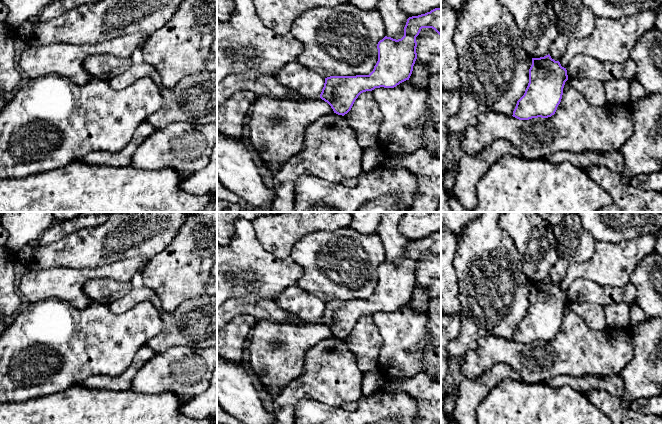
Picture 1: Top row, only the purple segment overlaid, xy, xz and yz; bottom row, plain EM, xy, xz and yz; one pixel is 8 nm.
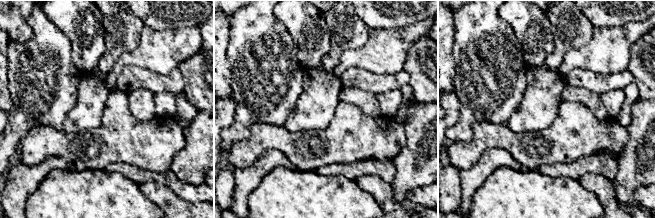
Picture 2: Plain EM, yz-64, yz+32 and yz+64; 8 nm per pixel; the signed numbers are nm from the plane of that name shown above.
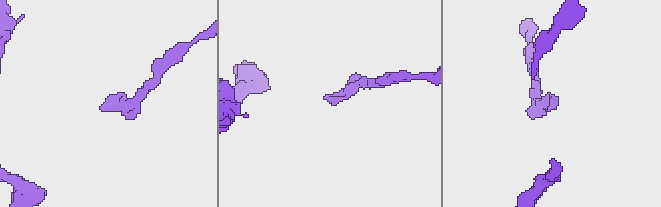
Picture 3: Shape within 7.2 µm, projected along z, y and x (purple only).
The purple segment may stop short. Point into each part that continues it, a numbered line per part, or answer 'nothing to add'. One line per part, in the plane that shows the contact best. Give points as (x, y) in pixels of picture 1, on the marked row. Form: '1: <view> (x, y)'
nothing to add

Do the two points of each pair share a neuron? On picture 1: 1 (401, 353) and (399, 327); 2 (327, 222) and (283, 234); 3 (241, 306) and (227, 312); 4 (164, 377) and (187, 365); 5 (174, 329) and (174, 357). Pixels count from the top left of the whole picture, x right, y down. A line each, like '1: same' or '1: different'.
1: same
2: same
3: same
4: same
5: different

